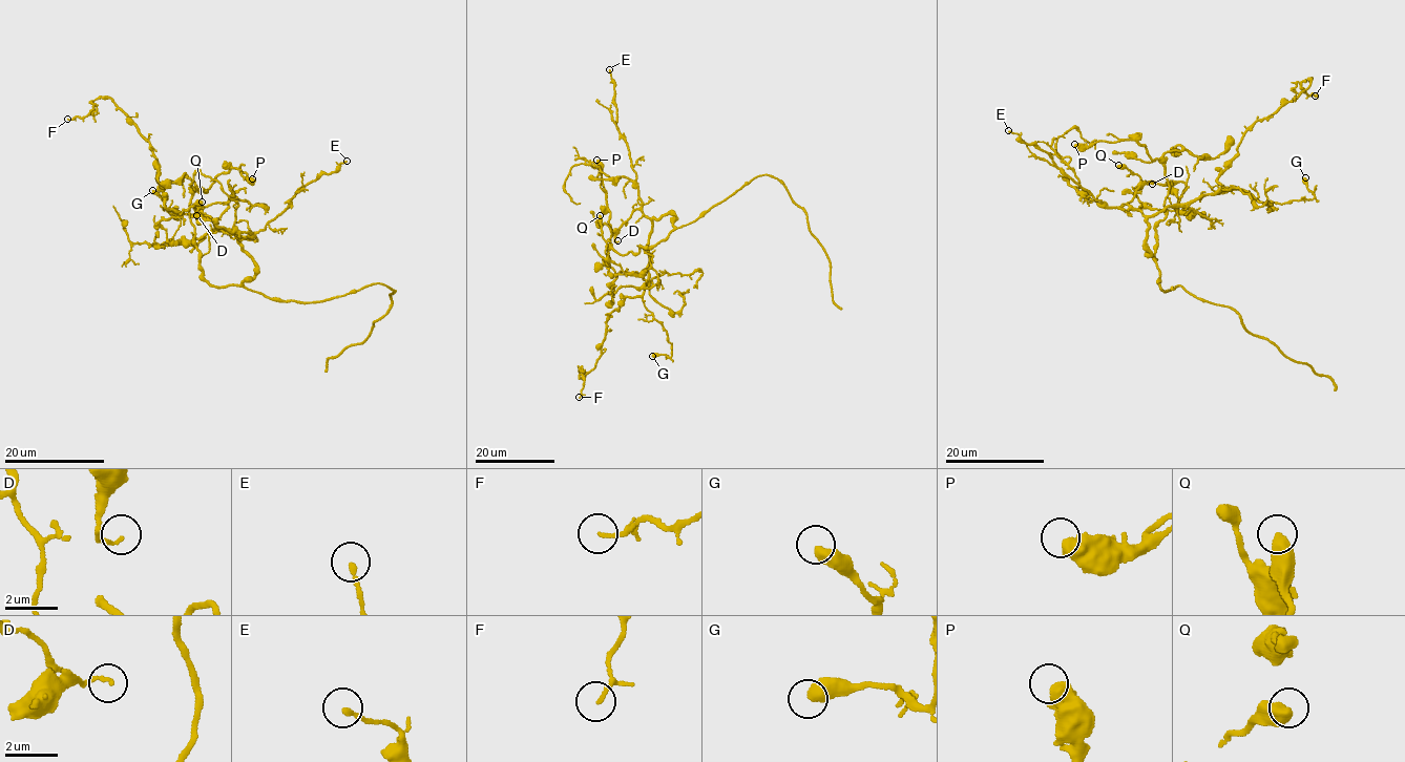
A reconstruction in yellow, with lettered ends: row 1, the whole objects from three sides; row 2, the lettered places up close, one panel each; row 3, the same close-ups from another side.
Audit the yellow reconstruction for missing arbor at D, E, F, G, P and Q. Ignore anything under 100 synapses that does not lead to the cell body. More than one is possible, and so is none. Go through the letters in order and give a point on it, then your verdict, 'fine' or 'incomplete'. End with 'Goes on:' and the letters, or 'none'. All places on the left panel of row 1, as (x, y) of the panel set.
D: (196, 215) | fine
E: (347, 161) | fine
F: (67, 119) | fine
G: (152, 190) | fine
P: (252, 178) | fine
Q: (202, 202) | fine
Goes on: none

